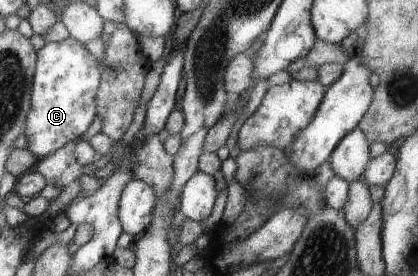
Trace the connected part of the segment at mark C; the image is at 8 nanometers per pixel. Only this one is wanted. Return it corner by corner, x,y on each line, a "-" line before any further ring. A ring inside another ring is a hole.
67,37
56,43
48,43
36,52
37,58
30,90
30,110
24,120
24,138
26,138
26,149
30,154
41,158
56,152
61,146
68,142
78,140
86,128
90,126
96,115
95,91
99,84
101,68
97,60
87,52
82,43

